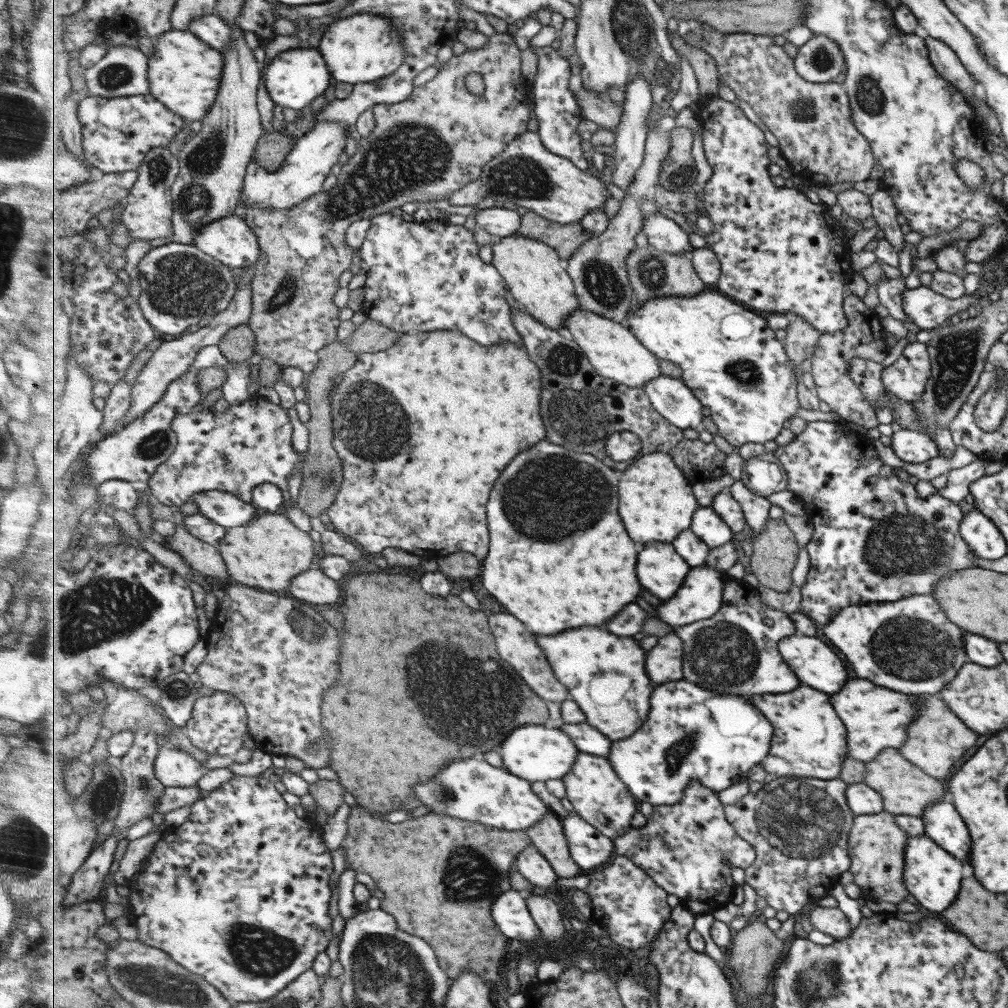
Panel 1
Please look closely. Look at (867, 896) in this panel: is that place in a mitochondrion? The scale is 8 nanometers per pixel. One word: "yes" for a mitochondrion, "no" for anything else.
no

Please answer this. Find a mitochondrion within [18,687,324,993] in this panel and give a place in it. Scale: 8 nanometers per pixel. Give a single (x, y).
(260, 953)

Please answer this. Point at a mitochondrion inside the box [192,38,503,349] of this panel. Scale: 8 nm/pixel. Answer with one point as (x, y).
(406, 158)

